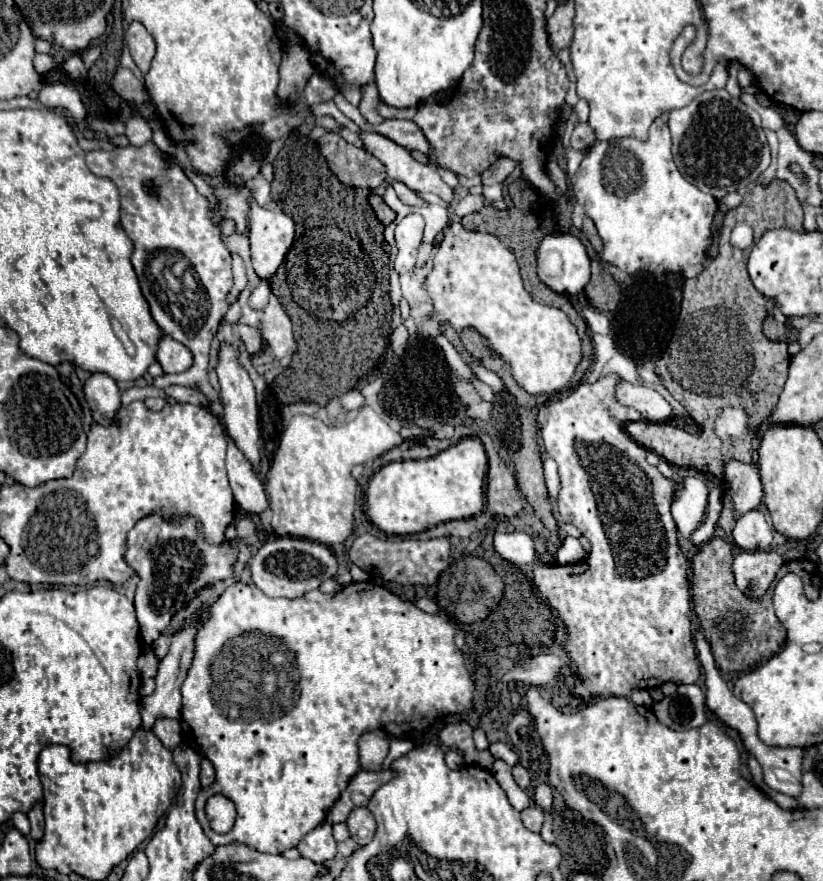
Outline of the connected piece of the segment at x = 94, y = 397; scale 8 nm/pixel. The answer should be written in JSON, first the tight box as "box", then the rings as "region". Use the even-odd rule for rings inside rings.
{"box":[84,372,120,418],"region":[[[94,372],[84,382],[84,398],[92,410],[98,410],[106,418],[114,418],[120,408],[120,390],[116,380],[106,372]]]}

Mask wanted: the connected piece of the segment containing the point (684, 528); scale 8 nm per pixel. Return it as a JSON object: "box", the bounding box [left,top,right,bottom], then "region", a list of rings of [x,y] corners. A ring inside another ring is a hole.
{"box":[672,476,708,540],"region":[[[686,476],[682,486],[676,490],[672,502],[672,516],[676,520],[678,532],[690,540],[698,524],[704,520],[704,512],[708,506],[708,488],[696,476]]]}

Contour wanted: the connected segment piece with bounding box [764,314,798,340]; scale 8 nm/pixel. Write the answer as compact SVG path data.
M768 314L768 318L764 320L764 334L766 334L770 340L784 340L786 336L788 336L788 340L792 340L792 338L798 336L798 330L792 330L792 328L786 330L786 324L778 322L774 316Z

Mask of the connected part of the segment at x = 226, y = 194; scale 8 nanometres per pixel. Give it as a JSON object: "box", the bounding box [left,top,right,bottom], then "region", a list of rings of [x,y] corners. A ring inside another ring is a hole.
{"box":[216,188,250,232],"region":[[[218,188],[216,198],[220,202],[220,216],[232,218],[236,222],[236,232],[242,232],[246,226],[246,212],[250,208],[250,204],[246,202],[250,198],[250,190],[242,188],[240,192],[234,192],[230,188]]]}

